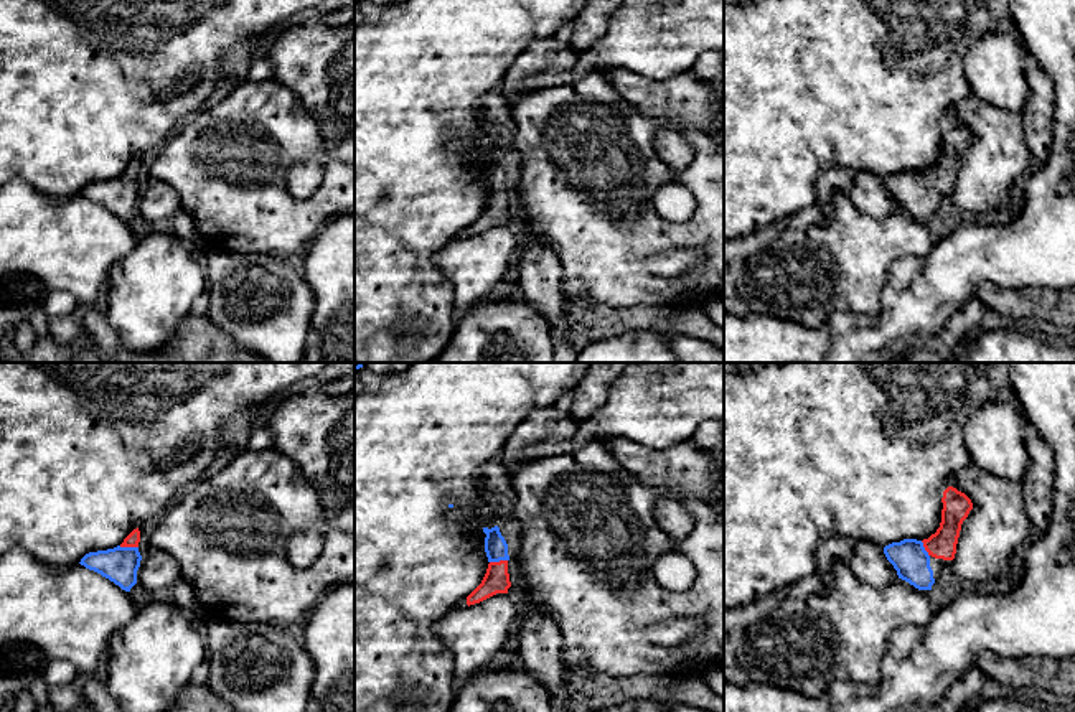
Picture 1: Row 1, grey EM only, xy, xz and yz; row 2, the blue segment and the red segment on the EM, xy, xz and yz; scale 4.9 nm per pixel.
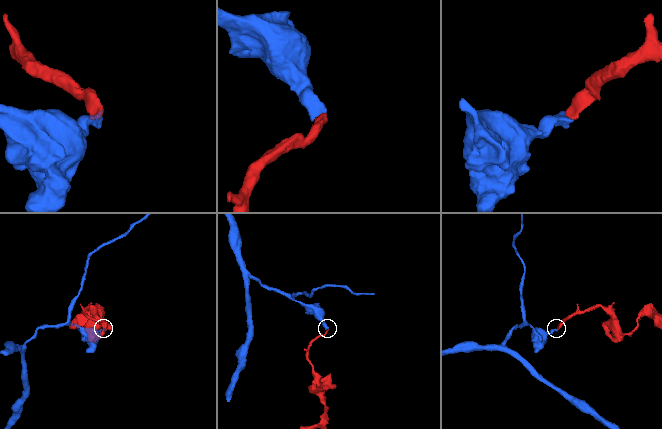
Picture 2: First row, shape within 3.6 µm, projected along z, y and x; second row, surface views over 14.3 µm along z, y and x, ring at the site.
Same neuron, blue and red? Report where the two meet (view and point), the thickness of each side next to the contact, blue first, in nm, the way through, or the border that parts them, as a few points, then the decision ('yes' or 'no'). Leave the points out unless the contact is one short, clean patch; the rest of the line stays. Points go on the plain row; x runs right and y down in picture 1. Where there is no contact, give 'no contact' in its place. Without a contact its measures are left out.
meets blue in xy at (129, 178); 170 nm thick on the blue side, 70 nm on the other; runs through xy (119, 195), (129, 178), (132, 170); yes

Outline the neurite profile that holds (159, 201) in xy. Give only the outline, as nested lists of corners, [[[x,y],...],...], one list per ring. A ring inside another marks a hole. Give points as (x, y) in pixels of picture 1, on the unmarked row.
[[[150,178],[142,188],[137,213],[148,222],[163,227],[178,209],[180,196],[168,183]]]

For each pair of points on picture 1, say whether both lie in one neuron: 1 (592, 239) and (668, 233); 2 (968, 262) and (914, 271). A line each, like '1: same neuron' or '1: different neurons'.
1: same neuron
2: same neuron

